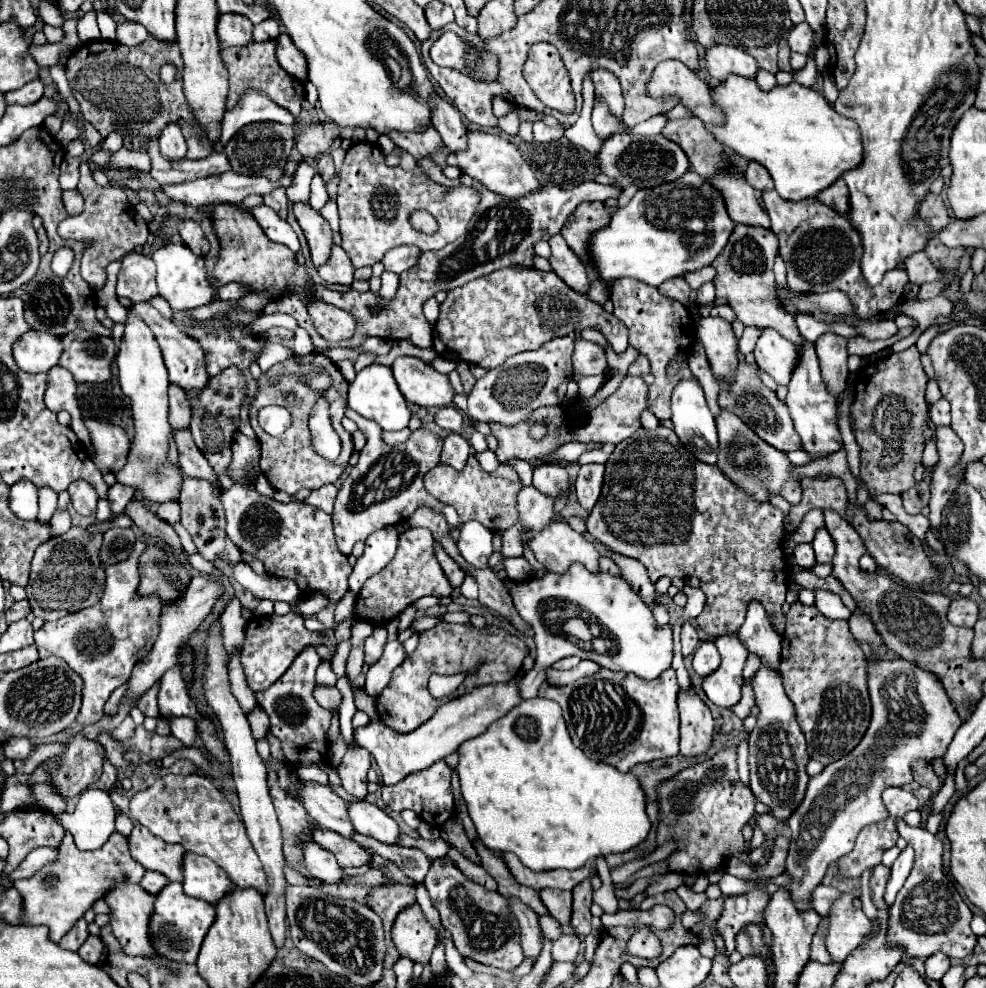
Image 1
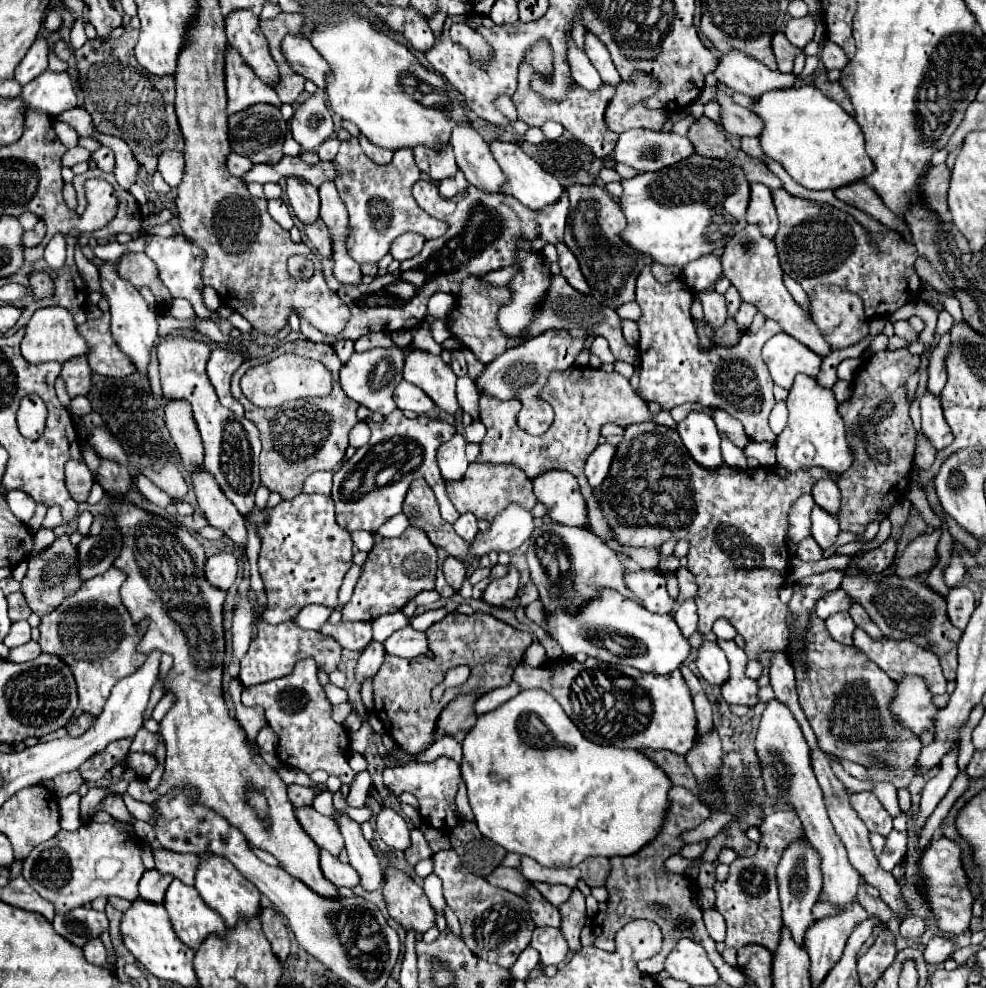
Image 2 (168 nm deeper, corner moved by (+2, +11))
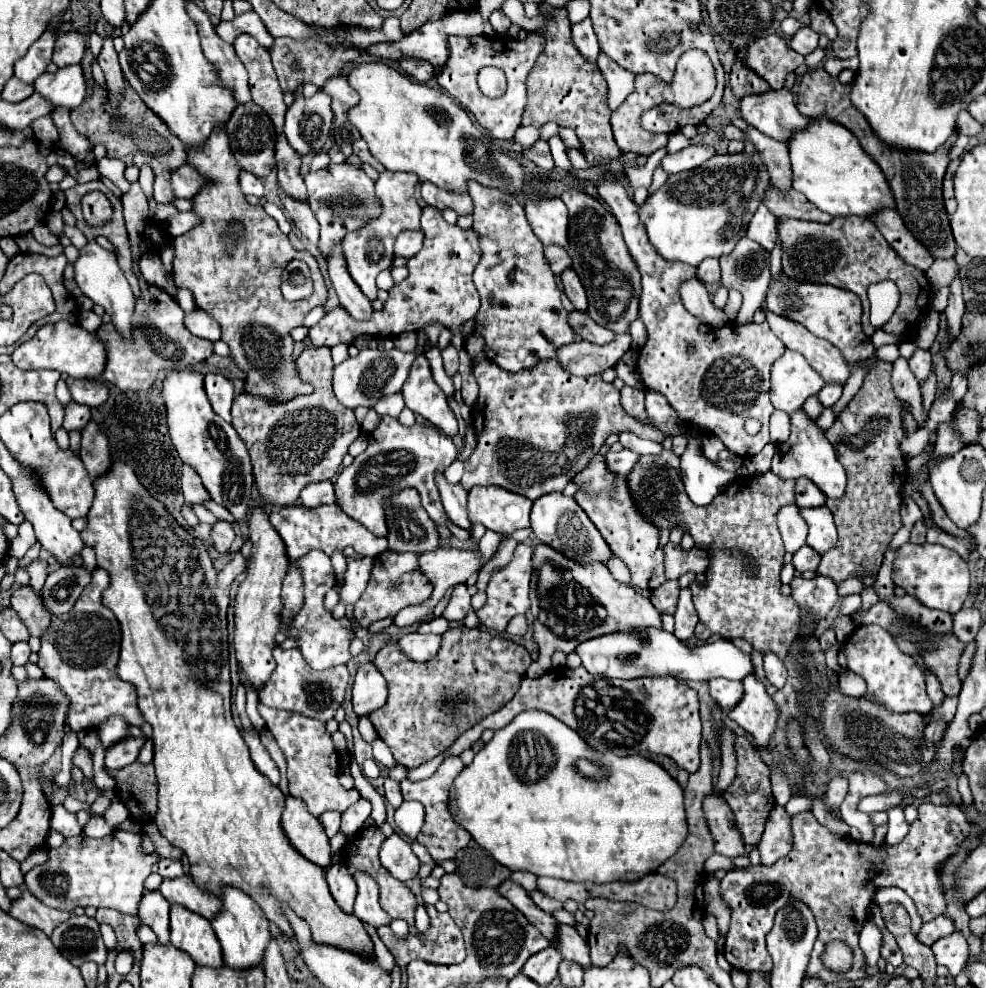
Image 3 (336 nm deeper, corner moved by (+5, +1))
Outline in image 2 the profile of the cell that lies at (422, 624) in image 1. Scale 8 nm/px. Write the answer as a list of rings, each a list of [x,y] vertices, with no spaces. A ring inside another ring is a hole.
[[[404,611],[382,615],[382,617],[378,617],[378,619],[372,621],[374,639],[376,641],[386,641],[394,631],[398,631],[398,629],[402,629],[406,625],[410,625],[410,617]]]

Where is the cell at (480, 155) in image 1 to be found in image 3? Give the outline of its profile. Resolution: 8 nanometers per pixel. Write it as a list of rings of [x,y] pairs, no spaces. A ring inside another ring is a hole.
[[[545,197],[527,199],[525,203],[527,221],[533,233],[539,237],[543,245],[559,245],[567,249],[567,227],[569,227],[569,213],[565,203],[559,197]]]

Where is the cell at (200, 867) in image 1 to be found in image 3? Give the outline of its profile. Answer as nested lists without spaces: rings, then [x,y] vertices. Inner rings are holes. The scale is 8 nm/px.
[[[225,887],[221,901],[223,901],[223,911],[211,921],[211,925],[223,947],[223,963],[231,969],[241,969],[241,971],[259,967],[263,963],[267,943],[271,941],[267,917],[263,915],[261,907],[239,889]]]

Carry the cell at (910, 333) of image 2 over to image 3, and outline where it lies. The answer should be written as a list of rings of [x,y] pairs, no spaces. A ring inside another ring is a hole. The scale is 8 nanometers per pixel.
[[[917,349],[915,355],[909,359],[909,367],[911,367],[913,375],[917,377],[917,381],[923,385],[931,373],[931,353]]]

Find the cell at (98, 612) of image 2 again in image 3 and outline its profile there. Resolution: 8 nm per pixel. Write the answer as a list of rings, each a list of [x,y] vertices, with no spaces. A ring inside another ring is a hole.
[[[95,569],[91,583],[83,589],[75,607],[65,615],[51,617],[51,625],[47,633],[41,637],[37,665],[41,667],[47,679],[53,679],[67,693],[69,697],[67,723],[73,731],[97,729],[99,723],[113,715],[125,717],[127,723],[133,723],[135,727],[143,723],[143,715],[137,709],[135,687],[117,677],[121,627],[115,615],[101,603],[101,593],[107,585],[109,585],[107,571]]]

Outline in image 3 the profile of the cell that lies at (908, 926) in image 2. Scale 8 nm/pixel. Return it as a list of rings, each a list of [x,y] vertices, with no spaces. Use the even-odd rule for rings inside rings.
[[[941,915],[941,917],[935,917],[935,919],[929,921],[929,923],[923,923],[923,927],[921,927],[917,939],[919,939],[923,945],[933,945],[939,937],[951,935],[953,931],[955,931],[953,921],[951,921],[949,917],[945,917],[945,915]]]

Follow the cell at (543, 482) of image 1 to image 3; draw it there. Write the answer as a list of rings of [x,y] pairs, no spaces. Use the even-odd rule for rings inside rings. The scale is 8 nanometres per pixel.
[[[551,493],[551,495],[543,495],[537,501],[533,501],[531,529],[533,529],[539,543],[553,547],[555,551],[567,555],[569,559],[575,559],[577,563],[583,563],[583,565],[603,563],[603,565],[607,565],[607,561],[613,557],[611,549],[607,547],[607,543],[603,541],[599,531],[593,527],[589,517],[575,503],[573,497],[565,497],[561,493]]]

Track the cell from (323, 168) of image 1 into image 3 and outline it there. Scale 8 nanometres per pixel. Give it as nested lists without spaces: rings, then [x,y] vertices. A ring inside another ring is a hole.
[[[341,243],[335,247],[331,259],[327,259],[327,265],[329,265],[329,277],[333,281],[337,297],[341,301],[341,307],[345,307],[349,311],[349,315],[353,319],[357,319],[357,321],[371,319],[373,307],[363,297],[363,293],[359,291],[359,287],[355,285],[351,275],[347,273],[345,261],[343,261],[343,253],[341,253]]]

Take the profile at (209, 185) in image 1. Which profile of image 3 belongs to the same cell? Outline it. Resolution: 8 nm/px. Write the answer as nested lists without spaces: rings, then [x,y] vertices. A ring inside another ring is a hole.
[[[349,163],[329,165],[325,169],[309,173],[305,177],[305,185],[309,187],[309,207],[321,225],[319,251],[323,257],[331,257],[333,247],[347,233],[363,227],[363,223],[369,223],[371,219],[377,219],[381,215],[381,203],[375,195],[375,181],[367,177],[363,169],[351,167]]]

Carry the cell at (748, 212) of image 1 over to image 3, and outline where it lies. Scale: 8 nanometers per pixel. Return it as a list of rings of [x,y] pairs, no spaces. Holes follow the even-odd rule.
[[[761,205],[757,209],[757,213],[753,215],[753,219],[751,219],[749,227],[747,227],[747,237],[757,241],[767,251],[771,251],[775,247],[775,241],[777,241],[777,217],[765,205]]]

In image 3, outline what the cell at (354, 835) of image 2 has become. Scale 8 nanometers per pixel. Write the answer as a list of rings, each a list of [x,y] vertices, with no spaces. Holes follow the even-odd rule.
[[[363,871],[359,875],[355,875],[355,883],[359,887],[359,895],[357,895],[357,901],[355,901],[353,915],[357,919],[361,919],[363,923],[369,923],[375,929],[379,929],[383,925],[389,925],[391,917],[379,905],[377,883],[369,875],[363,875]]]

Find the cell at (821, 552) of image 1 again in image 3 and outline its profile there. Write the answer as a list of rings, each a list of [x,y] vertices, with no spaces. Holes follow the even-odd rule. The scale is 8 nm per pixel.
[[[815,507],[815,509],[801,509],[801,517],[807,521],[809,535],[807,545],[811,545],[815,551],[825,553],[837,543],[837,529],[833,523],[833,515],[829,507]]]

